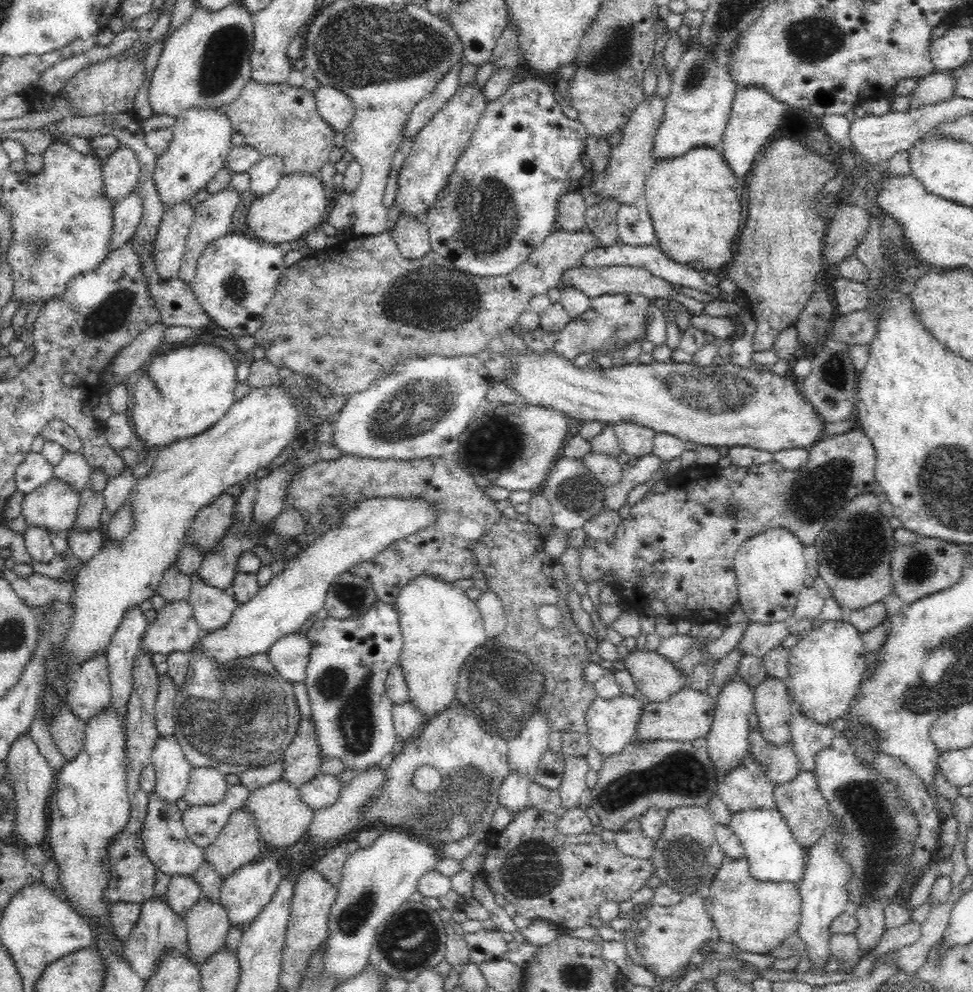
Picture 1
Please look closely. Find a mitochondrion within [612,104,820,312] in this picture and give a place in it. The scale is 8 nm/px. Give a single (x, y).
(777, 232)

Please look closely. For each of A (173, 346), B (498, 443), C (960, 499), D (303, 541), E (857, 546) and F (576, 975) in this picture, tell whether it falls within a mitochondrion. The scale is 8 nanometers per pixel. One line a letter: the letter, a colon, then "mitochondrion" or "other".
A: other
B: mitochondrion
C: mitochondrion
D: other
E: mitochondrion
F: mitochondrion

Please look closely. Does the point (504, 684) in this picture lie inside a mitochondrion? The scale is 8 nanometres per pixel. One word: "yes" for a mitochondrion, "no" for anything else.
yes

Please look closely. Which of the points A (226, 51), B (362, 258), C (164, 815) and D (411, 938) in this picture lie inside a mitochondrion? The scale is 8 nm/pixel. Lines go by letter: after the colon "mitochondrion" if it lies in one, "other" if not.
A: mitochondrion
B: other
C: mitochondrion
D: mitochondrion

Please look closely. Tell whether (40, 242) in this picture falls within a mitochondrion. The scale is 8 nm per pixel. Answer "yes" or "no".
yes

